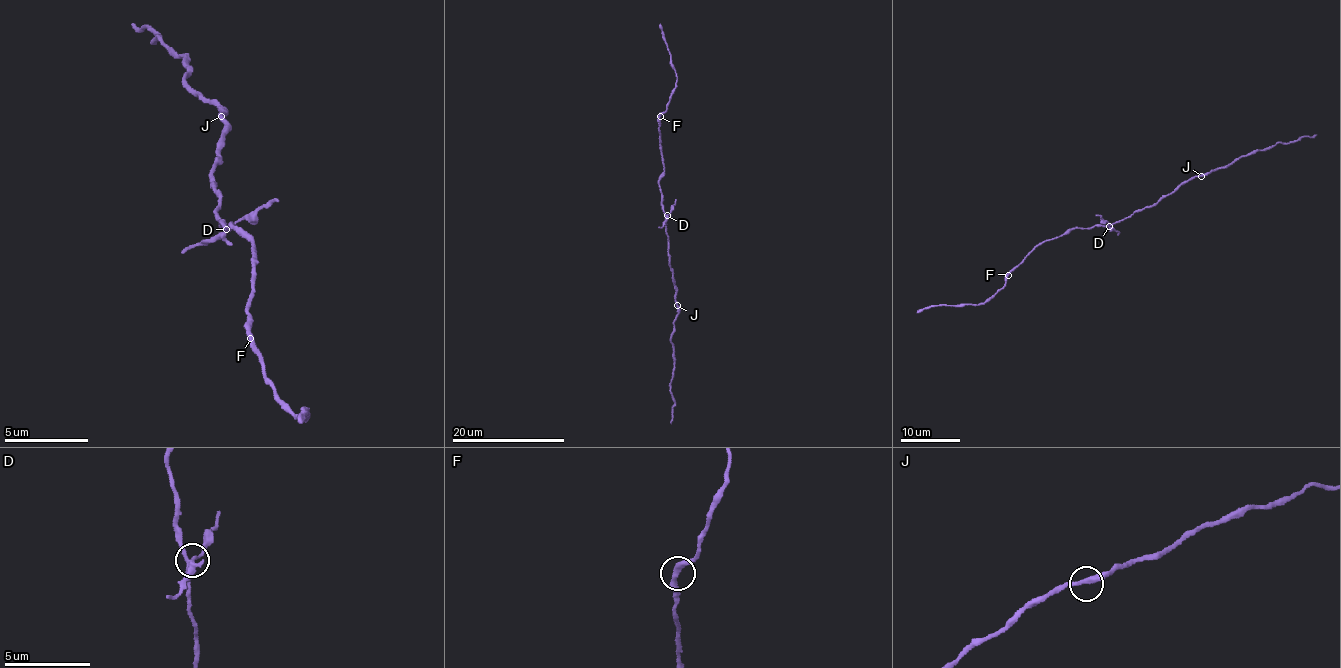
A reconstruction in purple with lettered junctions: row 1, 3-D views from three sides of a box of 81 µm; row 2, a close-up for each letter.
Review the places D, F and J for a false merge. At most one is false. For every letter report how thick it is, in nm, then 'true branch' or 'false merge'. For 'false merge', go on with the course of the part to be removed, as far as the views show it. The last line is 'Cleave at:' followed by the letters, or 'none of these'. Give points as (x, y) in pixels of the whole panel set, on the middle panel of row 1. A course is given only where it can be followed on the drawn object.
D: 280 nm | false merge | (666, 215), (676, 199)
F: 320 nm | true branch
J: 320 nm | true branch
Cleave at: D

